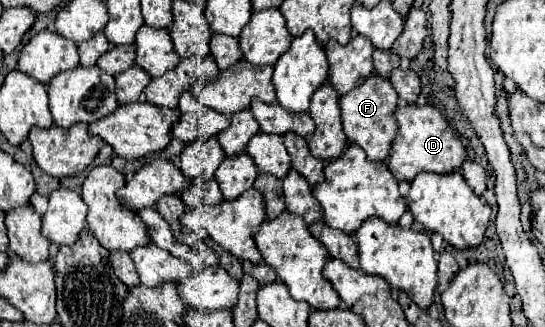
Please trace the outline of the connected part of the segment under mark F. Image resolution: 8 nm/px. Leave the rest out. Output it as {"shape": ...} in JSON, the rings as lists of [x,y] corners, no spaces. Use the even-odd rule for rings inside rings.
{"shape":[[[370,74],[346,96],[340,96],[344,132],[354,144],[358,144],[368,154],[368,160],[388,158],[390,144],[398,132],[398,122],[392,116],[396,104],[398,104],[398,94],[394,92],[394,86],[390,84],[388,78],[382,78],[378,74]]]}

